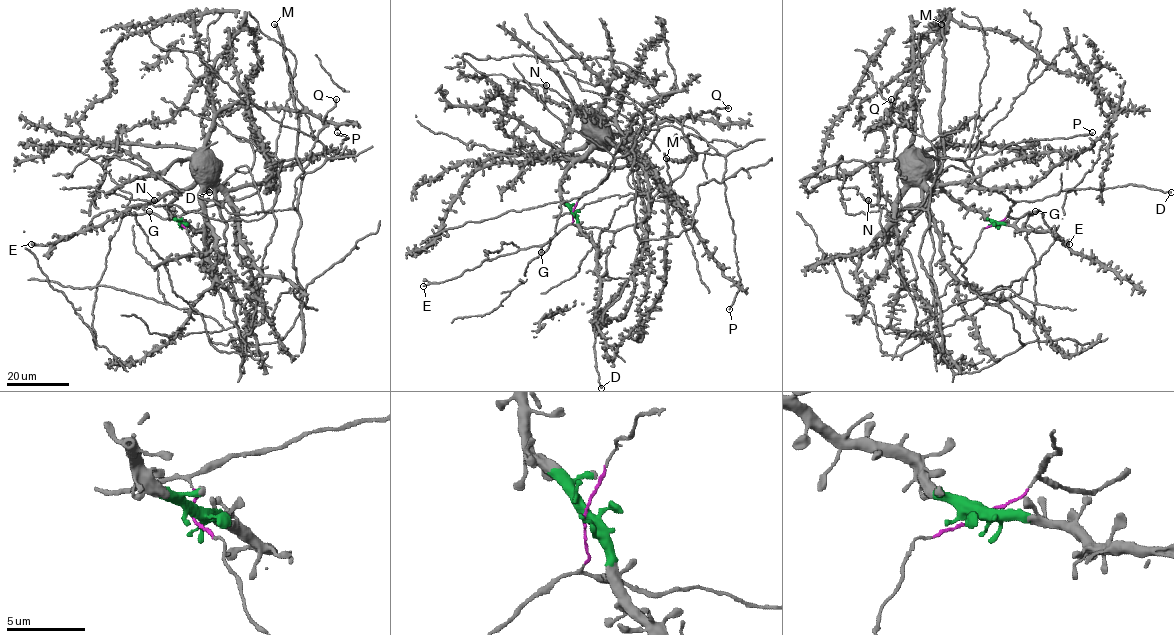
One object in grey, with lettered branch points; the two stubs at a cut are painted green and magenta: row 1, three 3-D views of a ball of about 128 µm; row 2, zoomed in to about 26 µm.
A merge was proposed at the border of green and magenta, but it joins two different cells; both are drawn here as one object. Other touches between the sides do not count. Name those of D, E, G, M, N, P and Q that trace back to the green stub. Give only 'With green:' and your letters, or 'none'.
With green: none

